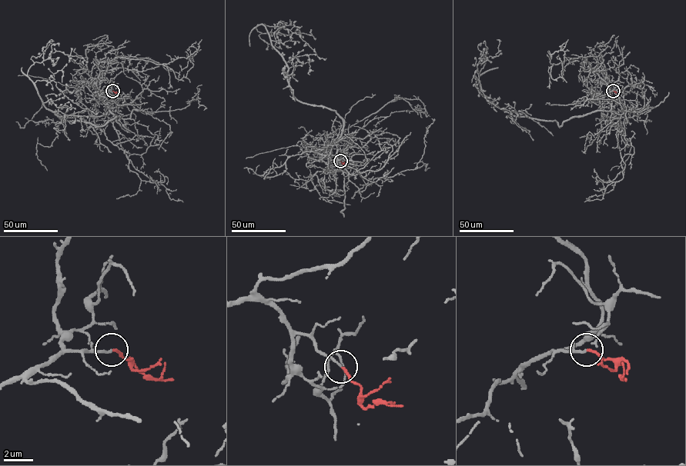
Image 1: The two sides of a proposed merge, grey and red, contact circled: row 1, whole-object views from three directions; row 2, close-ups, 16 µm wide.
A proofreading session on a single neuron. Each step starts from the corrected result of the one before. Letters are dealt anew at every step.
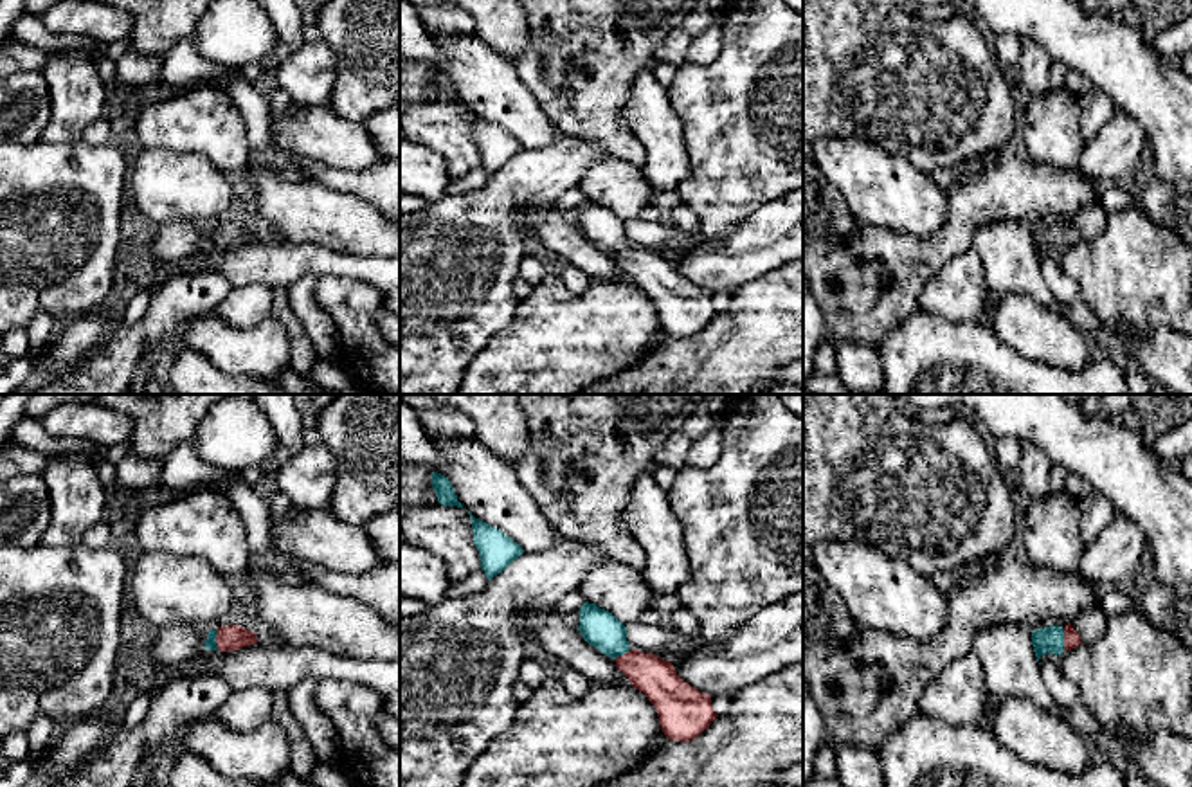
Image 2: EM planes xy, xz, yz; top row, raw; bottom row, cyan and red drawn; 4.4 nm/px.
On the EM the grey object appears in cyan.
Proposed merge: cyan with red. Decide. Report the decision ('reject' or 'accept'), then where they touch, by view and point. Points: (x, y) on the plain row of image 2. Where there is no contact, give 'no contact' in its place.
accept | xy (215, 236)

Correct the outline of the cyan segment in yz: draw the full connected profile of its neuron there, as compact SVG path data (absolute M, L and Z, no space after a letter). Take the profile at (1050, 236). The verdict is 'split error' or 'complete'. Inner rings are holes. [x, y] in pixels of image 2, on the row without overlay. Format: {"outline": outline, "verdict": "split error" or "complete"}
{"outline": "M1068 220L1064 225L1059 222L1052 222L1032 229L1032 241L1037 258L1044 250L1055 250L1061 254L1064 247L1077 245L1080 240L1080 232L1071 223L1071 220Z", "verdict": "split error"}

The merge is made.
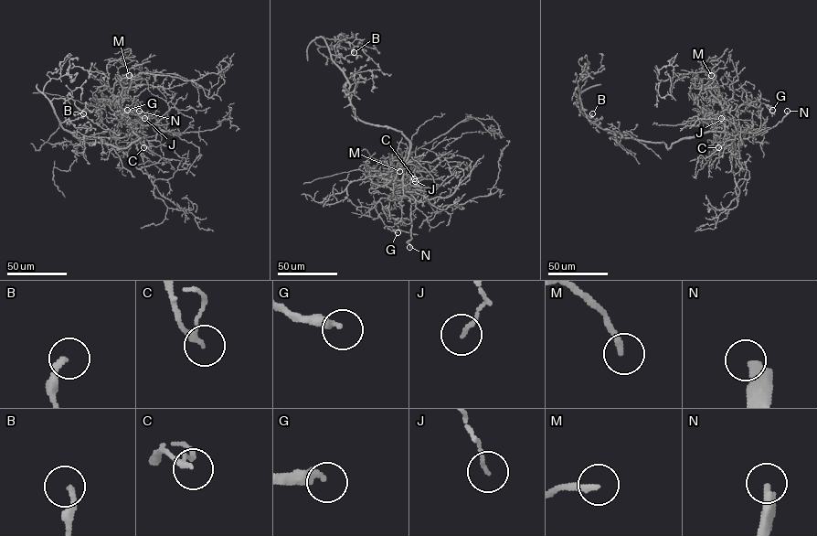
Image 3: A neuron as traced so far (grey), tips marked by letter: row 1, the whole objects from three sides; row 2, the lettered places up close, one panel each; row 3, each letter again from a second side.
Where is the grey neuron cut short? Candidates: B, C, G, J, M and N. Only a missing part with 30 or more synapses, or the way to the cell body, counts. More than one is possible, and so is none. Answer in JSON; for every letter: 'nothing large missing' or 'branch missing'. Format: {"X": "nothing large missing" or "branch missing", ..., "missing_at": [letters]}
{"B": "nothing large missing", "C": "nothing large missing", "G": "branch missing", "J": "nothing large missing", "M": "branch missing", "N": "branch missing", "missing_at": ["G", "M", "N"]}

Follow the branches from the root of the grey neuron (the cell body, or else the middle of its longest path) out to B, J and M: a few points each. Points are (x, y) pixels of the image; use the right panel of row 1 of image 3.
B: (685, 138), (667, 148), (663, 142), (618, 137), (590, 121), (577, 99), (586, 114), (591, 118), (592, 113)
J: (685, 138), (709, 131), (722, 131), (725, 117), (722, 112), (708, 117), (718, 112), (721, 118)
M: (685, 138), (724, 129), (721, 96), (708, 78), (711, 75)

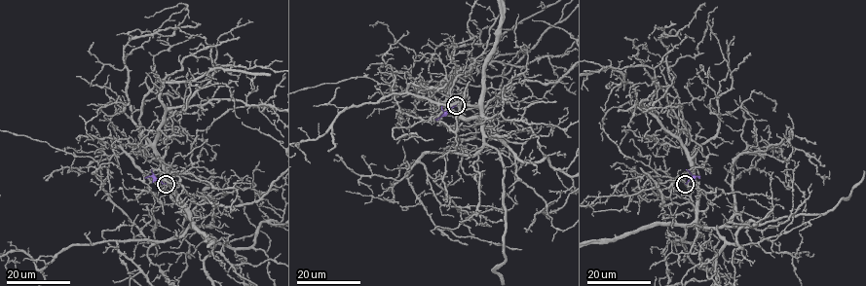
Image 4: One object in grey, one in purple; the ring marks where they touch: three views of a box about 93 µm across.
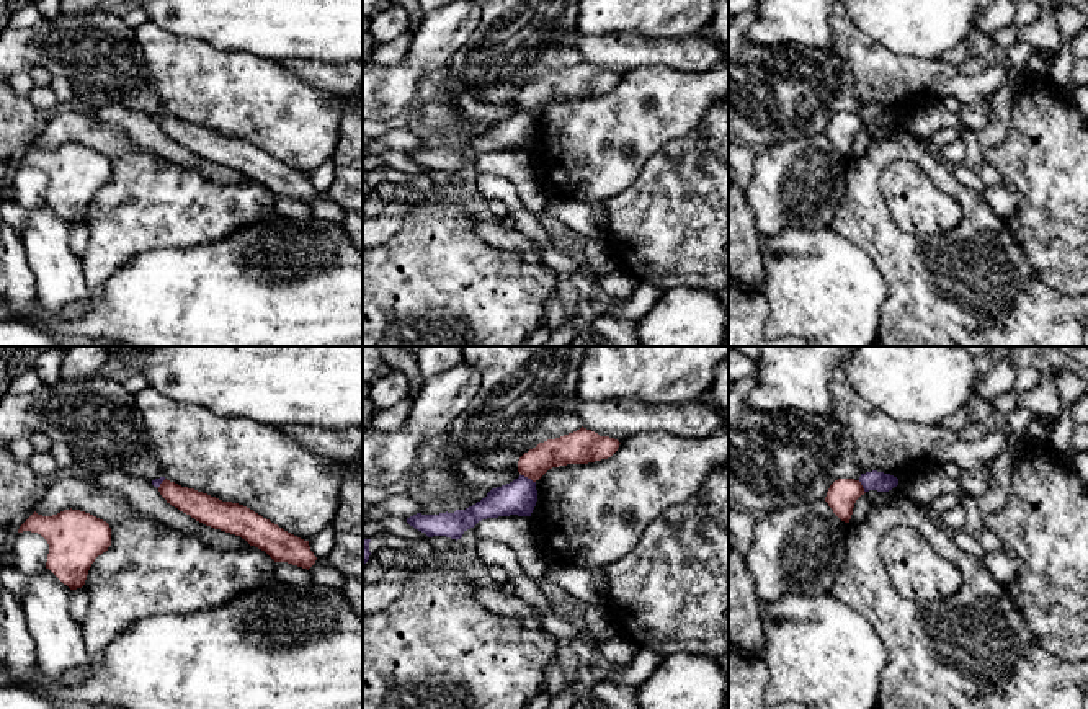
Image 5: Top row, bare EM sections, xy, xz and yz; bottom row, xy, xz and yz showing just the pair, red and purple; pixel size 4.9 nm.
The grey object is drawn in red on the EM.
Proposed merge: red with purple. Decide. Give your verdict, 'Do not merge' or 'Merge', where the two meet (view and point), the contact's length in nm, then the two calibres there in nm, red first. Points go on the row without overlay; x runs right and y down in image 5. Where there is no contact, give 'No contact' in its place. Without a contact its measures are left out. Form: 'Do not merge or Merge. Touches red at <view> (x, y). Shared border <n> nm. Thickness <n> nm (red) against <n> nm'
Do not merge. Touches red at xz (528, 111). Shared border 80 nm. Thickness 140 nm (red) against 170 nm

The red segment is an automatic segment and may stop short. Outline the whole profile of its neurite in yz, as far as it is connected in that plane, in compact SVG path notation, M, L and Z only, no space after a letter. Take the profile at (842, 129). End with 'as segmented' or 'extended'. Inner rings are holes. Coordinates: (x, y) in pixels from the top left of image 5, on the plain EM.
M838 113L830 119L825 136L841 155L849 157L854 137L864 127L859 114Z | as segmented

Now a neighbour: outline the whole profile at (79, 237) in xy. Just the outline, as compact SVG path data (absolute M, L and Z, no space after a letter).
M82 221L77 224L72 224L70 234L69 234L69 245L70 250L82 258L87 252L90 243L90 230L88 225Z

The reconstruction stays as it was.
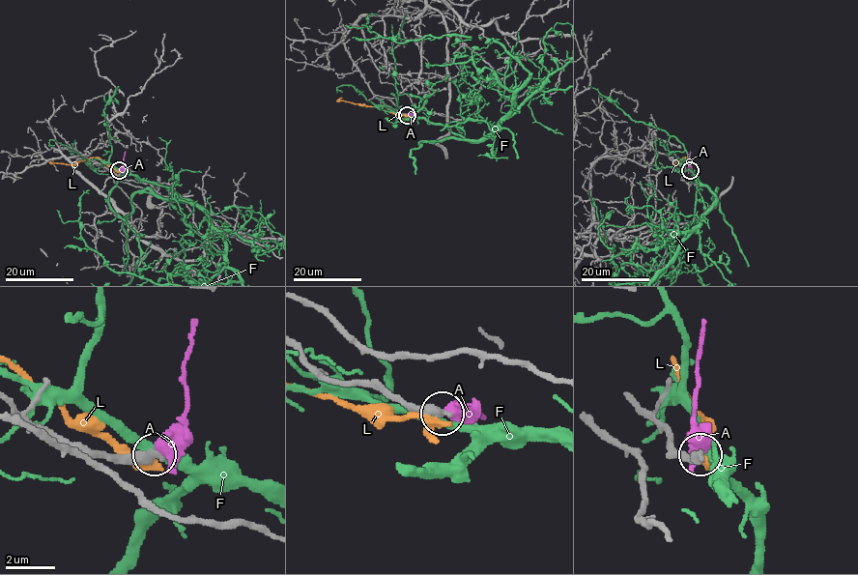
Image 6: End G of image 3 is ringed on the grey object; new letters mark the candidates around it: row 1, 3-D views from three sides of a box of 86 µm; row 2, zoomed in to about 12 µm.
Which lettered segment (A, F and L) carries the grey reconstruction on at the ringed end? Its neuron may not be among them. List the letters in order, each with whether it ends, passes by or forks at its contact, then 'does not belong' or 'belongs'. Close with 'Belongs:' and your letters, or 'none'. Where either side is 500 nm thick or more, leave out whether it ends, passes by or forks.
A: it passes by | does not belong
F: it passes by | does not belong
L: it forks | does not belong
Belongs: none

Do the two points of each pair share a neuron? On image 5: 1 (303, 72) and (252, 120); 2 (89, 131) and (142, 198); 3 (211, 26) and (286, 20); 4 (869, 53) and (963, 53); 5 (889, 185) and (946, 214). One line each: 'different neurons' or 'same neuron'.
1: different neurons
2: same neuron
3: same neuron
4: different neurons
5: same neuron

